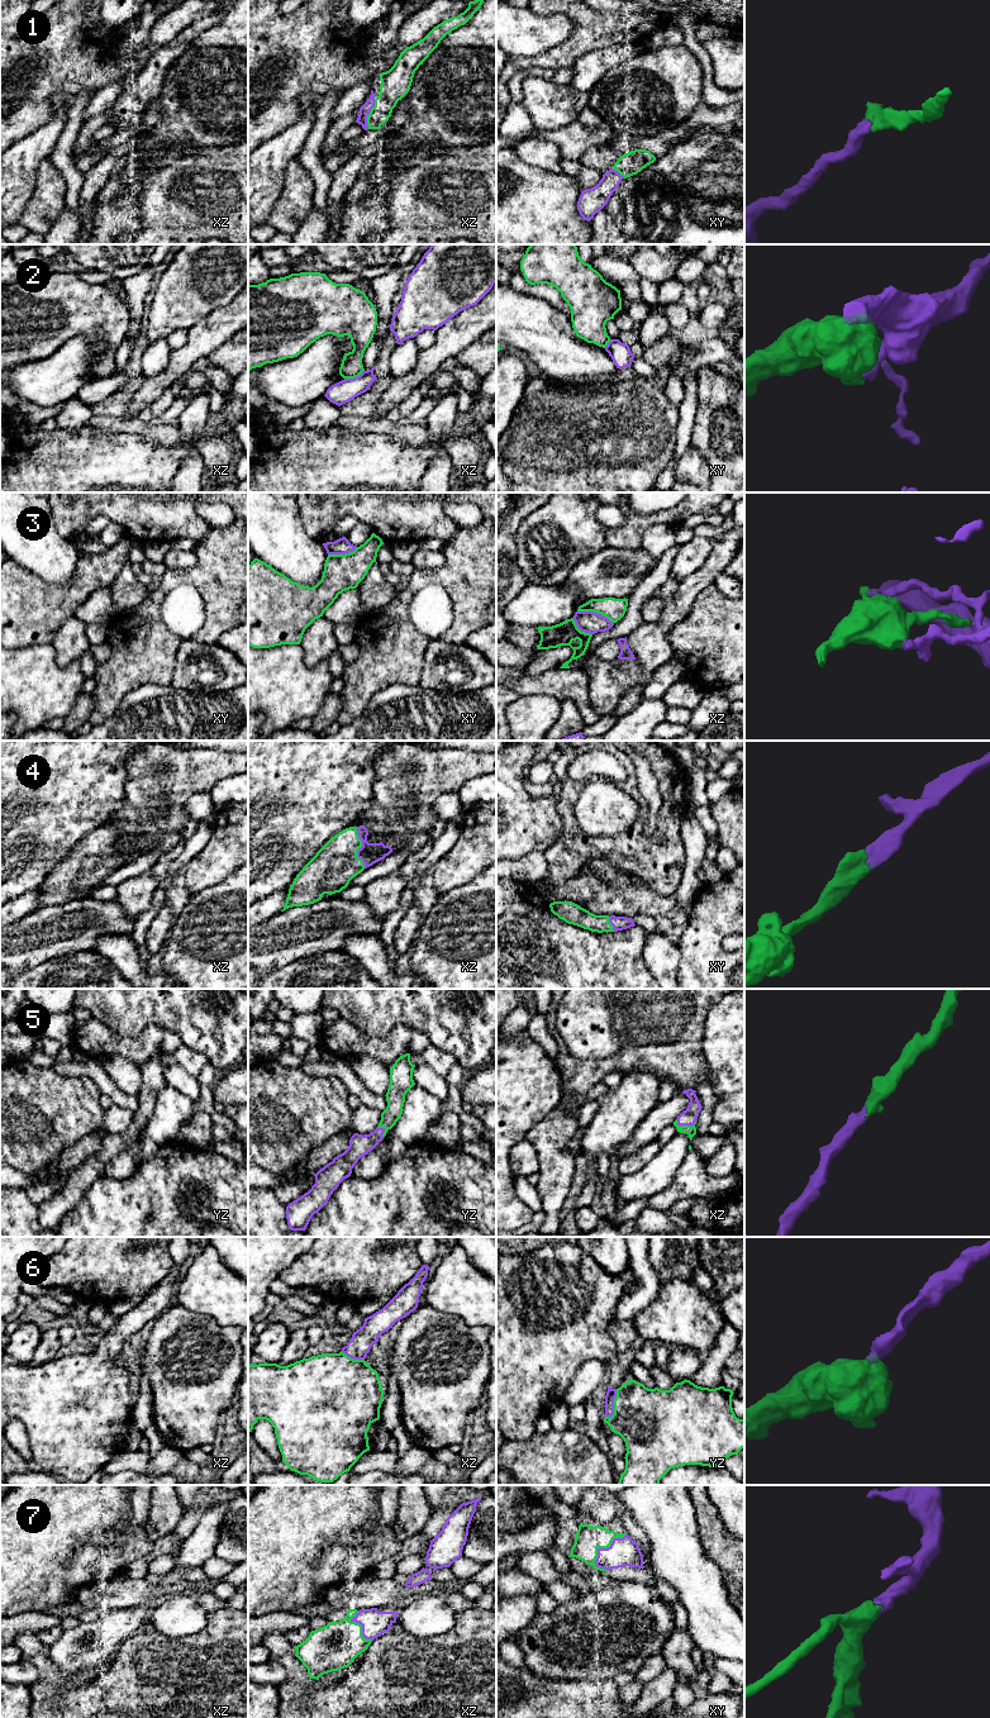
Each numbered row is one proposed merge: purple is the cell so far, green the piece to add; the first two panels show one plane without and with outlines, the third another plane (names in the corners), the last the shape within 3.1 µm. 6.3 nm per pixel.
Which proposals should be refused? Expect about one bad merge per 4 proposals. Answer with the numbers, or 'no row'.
2, 3

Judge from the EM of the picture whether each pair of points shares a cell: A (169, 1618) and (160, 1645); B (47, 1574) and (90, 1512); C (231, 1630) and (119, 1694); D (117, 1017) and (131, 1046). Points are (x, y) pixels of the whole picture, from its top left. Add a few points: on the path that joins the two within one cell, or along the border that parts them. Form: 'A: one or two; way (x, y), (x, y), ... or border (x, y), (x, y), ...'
A: two; border (156, 1630), (169, 1637), (194, 1635)
B: one; way (47, 1559), (47, 1555), (75, 1527)
C: one; way (203, 1647), (172, 1678), (152, 1678), (147, 1680)
D: two; border (100, 1021), (129, 1037), (153, 1026)

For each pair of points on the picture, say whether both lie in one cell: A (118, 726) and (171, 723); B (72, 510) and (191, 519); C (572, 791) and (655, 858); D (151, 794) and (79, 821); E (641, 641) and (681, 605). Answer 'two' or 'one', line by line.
A: one
B: one
C: one
D: two
E: one

